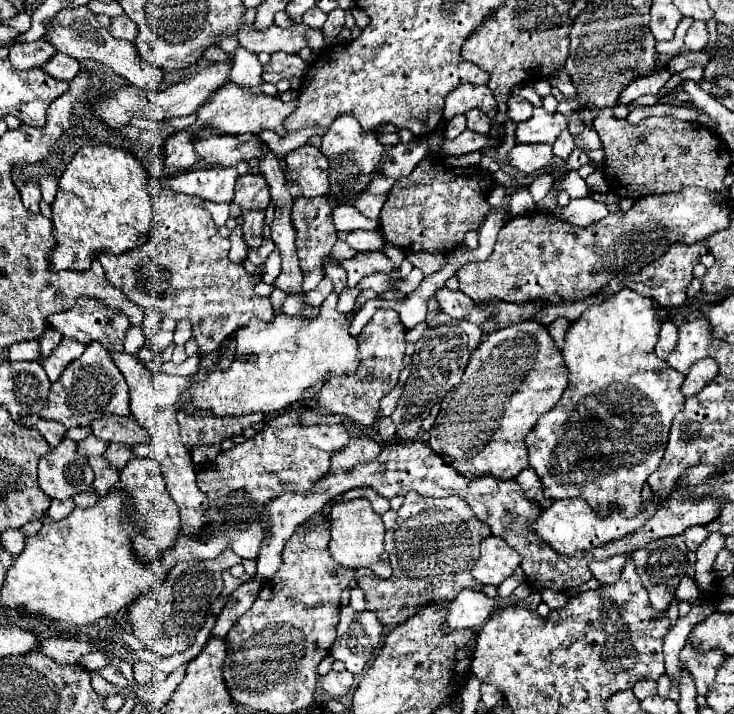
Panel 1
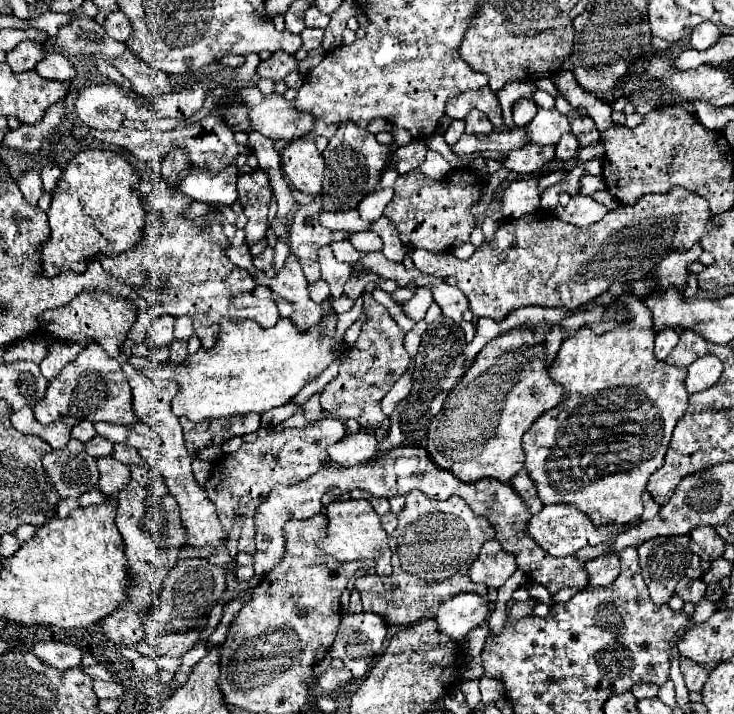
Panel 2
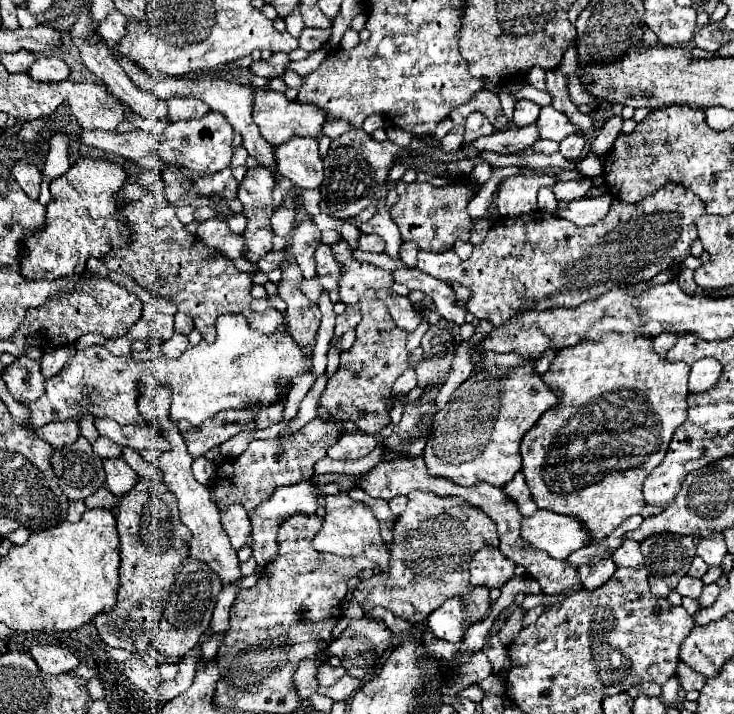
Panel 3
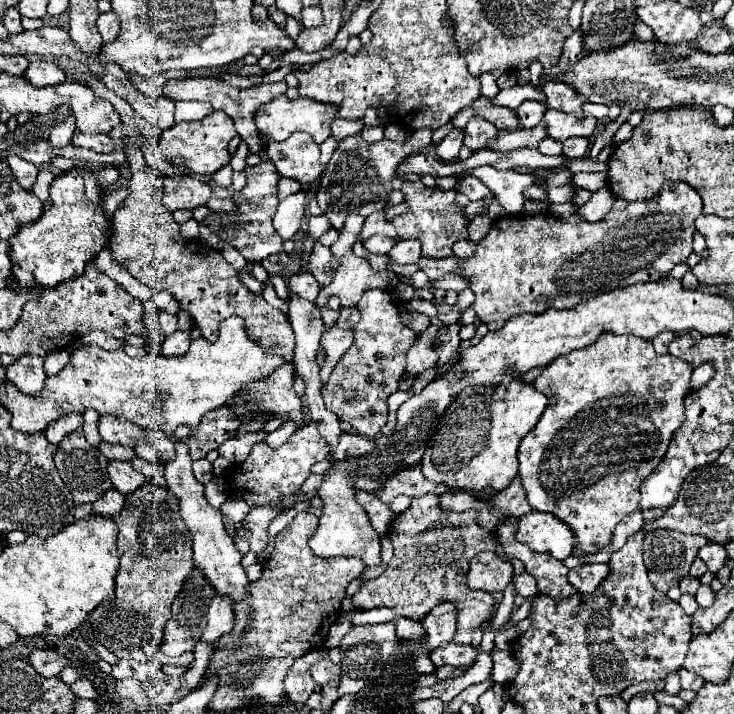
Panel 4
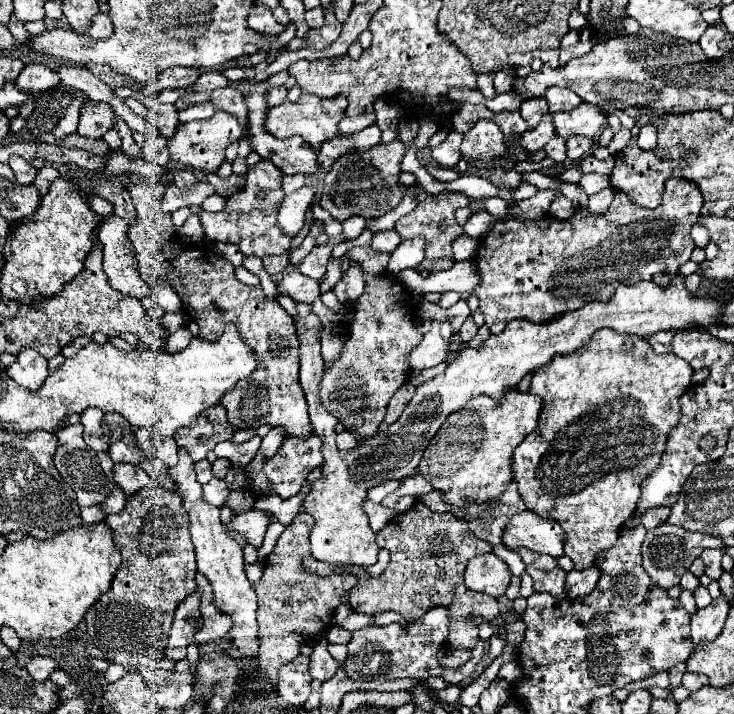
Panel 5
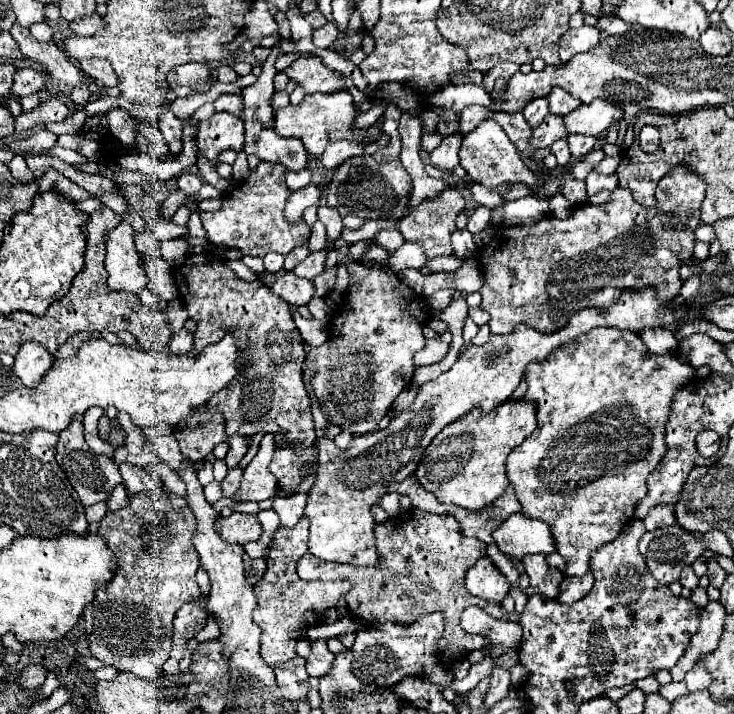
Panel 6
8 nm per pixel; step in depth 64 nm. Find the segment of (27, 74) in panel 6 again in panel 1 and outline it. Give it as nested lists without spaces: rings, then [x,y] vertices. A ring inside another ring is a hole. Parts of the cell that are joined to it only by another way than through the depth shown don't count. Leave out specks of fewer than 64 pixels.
[[[56,52],[44,66],[44,72],[58,78],[58,80],[66,80],[66,82],[72,82],[72,78],[80,72],[80,64],[76,58],[72,56],[66,56],[66,54],[60,54]]]

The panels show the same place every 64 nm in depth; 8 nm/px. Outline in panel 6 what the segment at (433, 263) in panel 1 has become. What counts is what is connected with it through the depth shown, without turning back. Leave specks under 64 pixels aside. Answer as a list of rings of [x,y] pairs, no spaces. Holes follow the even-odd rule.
[[[676,168],[674,174],[668,174],[660,180],[660,190],[658,190],[658,202],[656,206],[652,208],[644,208],[640,204],[636,204],[630,196],[630,192],[626,192],[624,188],[616,188],[612,192],[612,198],[608,204],[600,206],[600,208],[594,208],[590,204],[580,204],[574,208],[574,212],[564,218],[564,220],[558,220],[554,216],[546,216],[542,218],[540,222],[532,224],[532,226],[500,226],[496,236],[482,246],[480,250],[480,266],[482,266],[482,276],[484,276],[484,286],[480,288],[480,294],[482,294],[482,310],[486,310],[490,314],[490,322],[488,326],[492,328],[492,334],[506,334],[510,332],[510,328],[514,328],[514,324],[526,324],[530,328],[538,328],[540,332],[554,332],[554,328],[562,328],[562,324],[566,324],[566,320],[570,318],[570,312],[576,312],[576,310],[582,310],[586,306],[600,306],[600,308],[608,308],[614,300],[618,300],[620,292],[624,288],[640,288],[640,286],[656,286],[656,292],[658,292],[658,300],[662,302],[670,302],[672,298],[678,296],[680,292],[680,266],[684,260],[688,260],[694,252],[694,228],[700,224],[700,204],[704,200],[704,192],[706,192],[706,186],[704,182],[694,176],[688,168]]]

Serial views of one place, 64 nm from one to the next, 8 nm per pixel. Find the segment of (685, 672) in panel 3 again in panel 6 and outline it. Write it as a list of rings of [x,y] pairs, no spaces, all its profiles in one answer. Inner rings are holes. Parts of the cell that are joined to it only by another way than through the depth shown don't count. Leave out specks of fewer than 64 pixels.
[[[692,668],[686,678],[684,678],[686,686],[690,692],[696,692],[696,690],[706,690],[710,686],[710,674],[704,670],[704,668]]]

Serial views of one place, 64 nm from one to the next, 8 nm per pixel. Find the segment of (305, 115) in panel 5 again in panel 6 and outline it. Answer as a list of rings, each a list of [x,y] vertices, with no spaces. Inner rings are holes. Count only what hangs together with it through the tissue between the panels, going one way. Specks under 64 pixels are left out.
[[[334,92],[334,94],[306,94],[304,100],[298,106],[288,104],[286,108],[280,108],[274,112],[274,132],[278,136],[296,136],[304,140],[304,146],[310,154],[320,156],[328,142],[332,140],[362,140],[364,136],[370,140],[380,138],[380,124],[374,124],[368,128],[368,132],[352,130],[352,122],[358,112],[354,112],[354,100],[348,92]]]

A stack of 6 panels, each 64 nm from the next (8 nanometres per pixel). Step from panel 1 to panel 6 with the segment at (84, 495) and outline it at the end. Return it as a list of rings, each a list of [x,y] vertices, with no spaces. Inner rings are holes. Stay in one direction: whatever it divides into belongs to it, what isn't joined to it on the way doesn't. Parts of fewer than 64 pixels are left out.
[[[118,484],[116,488],[114,488],[114,492],[112,492],[112,496],[108,498],[108,510],[110,512],[116,512],[116,510],[120,510],[120,508],[124,508],[126,504],[128,504],[128,494],[126,494],[126,488],[122,488],[122,484]]]

